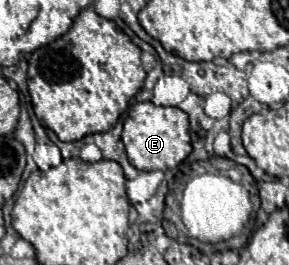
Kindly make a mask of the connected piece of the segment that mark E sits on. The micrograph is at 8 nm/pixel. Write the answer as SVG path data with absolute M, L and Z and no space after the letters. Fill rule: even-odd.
M138 102L130 108L124 120L122 142L128 160L138 170L170 170L176 168L192 152L188 114L172 106L154 106L152 102Z

